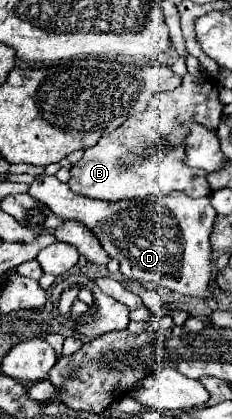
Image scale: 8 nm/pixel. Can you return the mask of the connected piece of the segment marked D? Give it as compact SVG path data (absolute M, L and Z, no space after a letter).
M40 174L30 184L28 194L50 206L50 210L60 216L62 220L78 220L84 226L88 226L94 236L100 240L104 250L110 258L116 258L120 262L120 272L128 276L130 280L136 280L140 284L156 282L172 292L192 296L198 300L210 298L210 276L212 276L212 246L210 246L210 234L216 220L216 212L210 206L208 198L186 198L184 194L170 194L162 200L158 198L144 198L144 200L122 200L122 202L106 202L106 200L92 200L82 198L68 190L68 184L60 182L56 176Z

